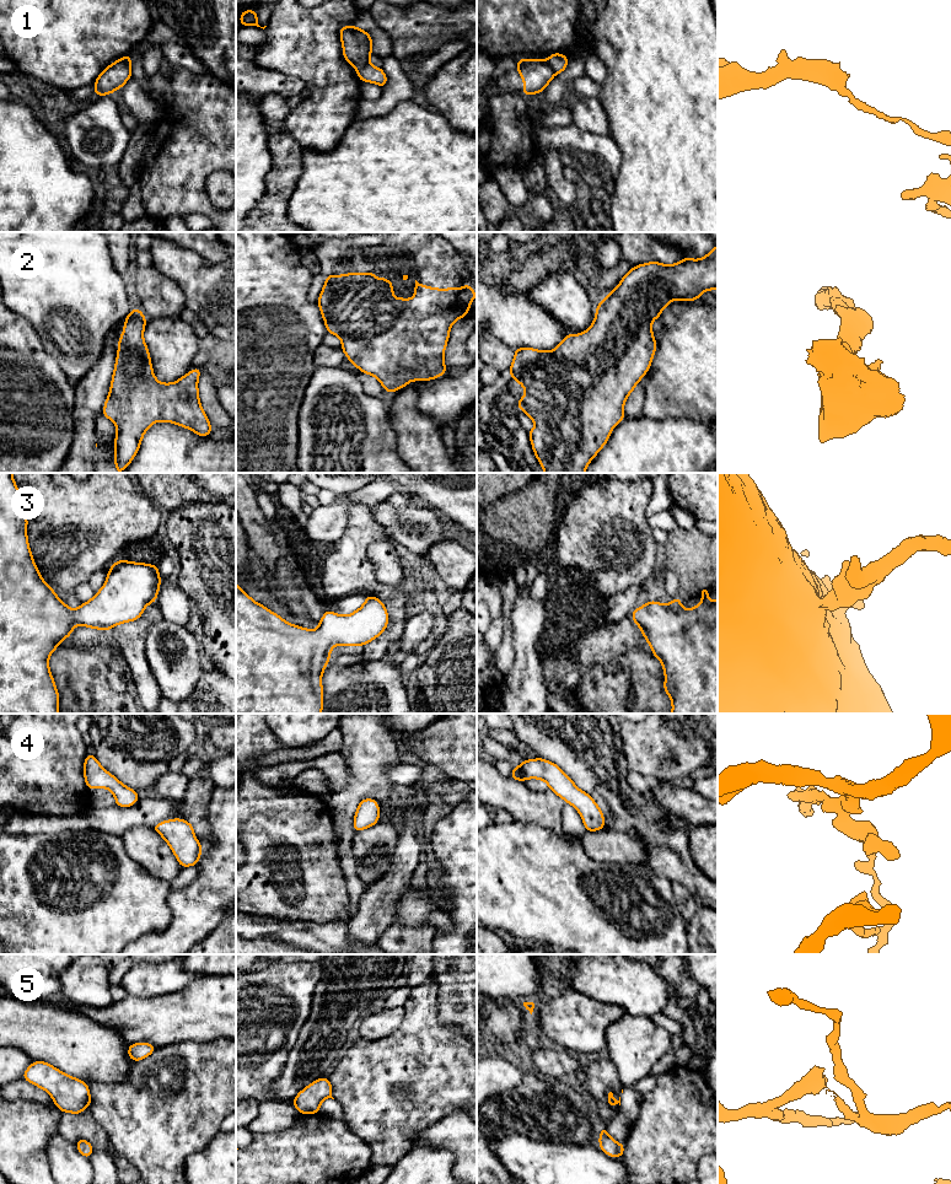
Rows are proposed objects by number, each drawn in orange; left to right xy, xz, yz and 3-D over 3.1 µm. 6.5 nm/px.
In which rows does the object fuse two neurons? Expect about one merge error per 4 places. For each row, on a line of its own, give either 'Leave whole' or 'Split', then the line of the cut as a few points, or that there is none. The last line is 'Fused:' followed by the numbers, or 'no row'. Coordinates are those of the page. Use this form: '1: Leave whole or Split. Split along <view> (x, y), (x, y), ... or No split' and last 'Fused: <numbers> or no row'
1: Split. Split along yz (547, 60), (555, 73)
2: Leave whole. No split
3: Leave whole. No split
4: Leave whole. No split
5: Split. Split along xy (89, 1096), (87, 1103)
Fused: 1, 5

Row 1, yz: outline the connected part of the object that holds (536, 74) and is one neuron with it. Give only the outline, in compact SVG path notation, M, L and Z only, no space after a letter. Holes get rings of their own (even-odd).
M519 58L516 70L525 84L522 90L525 96L542 92L555 75L548 60L542 59L525 60Z

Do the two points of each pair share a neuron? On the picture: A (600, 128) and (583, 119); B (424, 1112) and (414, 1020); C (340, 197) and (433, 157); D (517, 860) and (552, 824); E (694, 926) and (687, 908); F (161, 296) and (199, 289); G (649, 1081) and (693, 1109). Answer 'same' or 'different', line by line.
A: same
B: same
C: same
D: different
E: different
F: different
G: different

